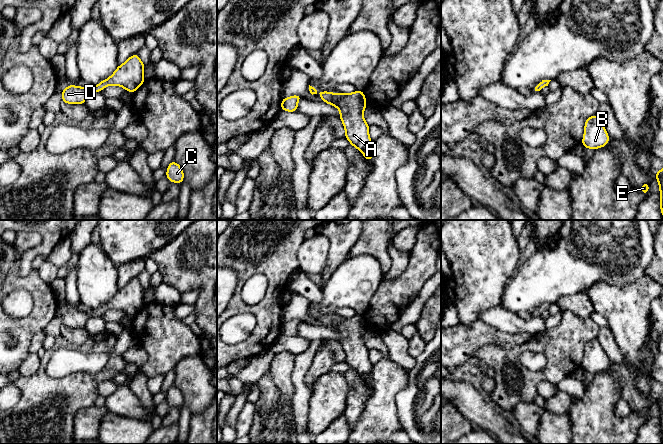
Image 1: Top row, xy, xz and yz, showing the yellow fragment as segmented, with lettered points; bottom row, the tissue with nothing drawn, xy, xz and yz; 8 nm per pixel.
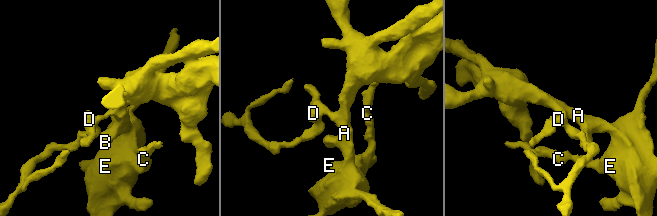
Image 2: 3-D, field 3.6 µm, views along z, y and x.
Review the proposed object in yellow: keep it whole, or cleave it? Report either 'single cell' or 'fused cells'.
single cell

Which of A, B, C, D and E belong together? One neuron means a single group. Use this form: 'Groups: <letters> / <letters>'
Groups: A B C D E

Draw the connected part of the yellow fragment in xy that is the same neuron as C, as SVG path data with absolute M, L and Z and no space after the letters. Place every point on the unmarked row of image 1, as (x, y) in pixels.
M172 385L167 391L166 401L170 406L181 408L183 407L184 397L180 389Z

